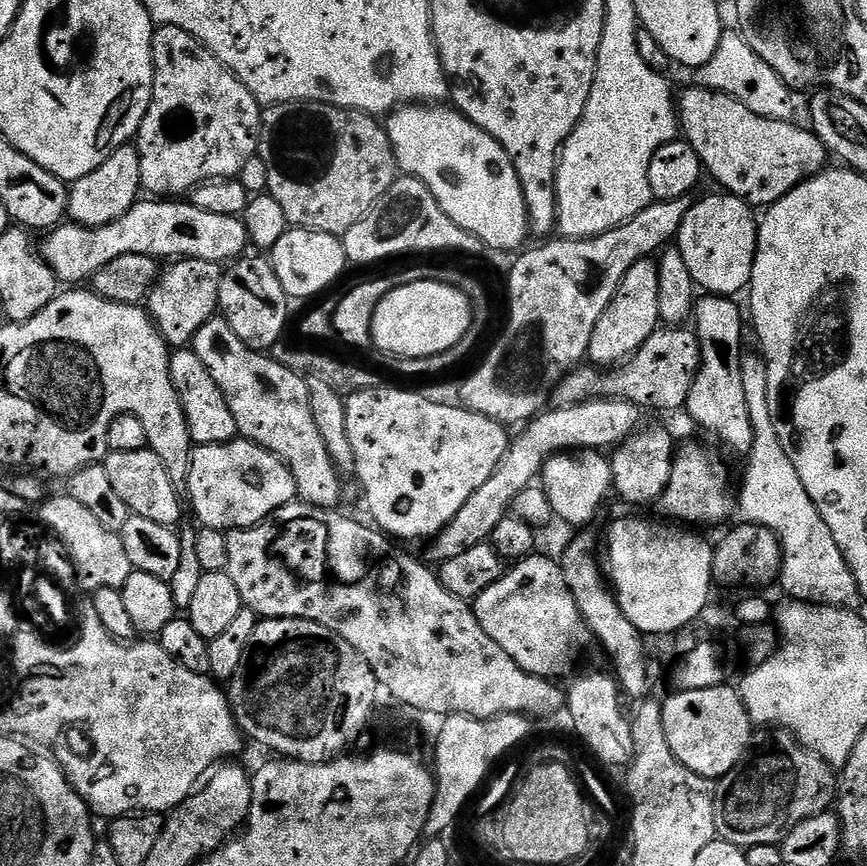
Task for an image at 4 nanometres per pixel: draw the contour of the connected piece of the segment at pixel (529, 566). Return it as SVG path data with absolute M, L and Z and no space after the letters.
M533 554L522 561L513 563L504 573L504 577L494 586L482 590L482 594L474 601L474 611L482 630L518 662L522 670L535 676L545 678L560 678L564 671L572 664L576 656L576 648L589 643L590 633L584 625L582 614L574 602L574 594L566 586L566 578L562 574L560 564L552 561L548 556Z

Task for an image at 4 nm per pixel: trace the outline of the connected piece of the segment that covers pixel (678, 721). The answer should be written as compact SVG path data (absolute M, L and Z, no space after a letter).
M721 686L710 690L690 690L689 692L673 691L669 700L663 701L662 722L666 730L666 742L670 742L670 750L694 774L704 776L713 782L719 781L734 766L744 759L753 739L754 725L748 716L748 711L744 705L744 699L740 697L739 691L735 687Z

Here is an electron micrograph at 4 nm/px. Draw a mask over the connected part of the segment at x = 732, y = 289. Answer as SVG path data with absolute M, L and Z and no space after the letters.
M719 194L720 196L708 196L705 200L697 199L680 227L678 247L682 258L690 270L690 278L697 289L714 296L739 297L739 292L749 287L752 282L754 270L754 258L756 257L756 233L758 220L753 209L744 200L737 196Z

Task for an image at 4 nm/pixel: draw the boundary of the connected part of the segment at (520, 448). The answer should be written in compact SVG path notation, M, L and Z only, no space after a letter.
M607 398L587 400L584 404L569 408L553 407L541 412L523 429L525 432L517 440L515 437L509 443L494 474L490 474L490 478L486 478L486 482L482 482L482 486L478 486L478 490L466 498L466 506L462 506L451 522L434 536L430 544L433 558L436 562L443 562L470 550L470 546L485 543L491 537L494 526L498 526L498 522L502 522L502 518L513 511L518 494L533 487L535 480L532 479L535 476L537 479L543 473L544 464L551 456L573 450L611 449L641 427L640 416L641 409L636 405Z

